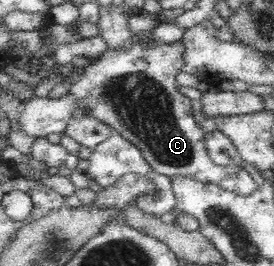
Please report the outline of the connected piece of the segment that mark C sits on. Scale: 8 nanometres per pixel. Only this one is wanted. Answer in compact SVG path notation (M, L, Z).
M155 28L143 30L141 34L131 32L127 45L108 48L85 67L67 94L59 98L34 96L22 104L17 116L19 130L31 138L65 133L72 108L83 105L93 111L97 119L107 122L135 144L156 172L169 177L185 176L246 197L255 192L258 185L247 170L213 163L207 147L207 132L193 119L193 101L179 90L177 74L183 72L185 60L185 46L175 48L173 43L166 43L155 35Z

